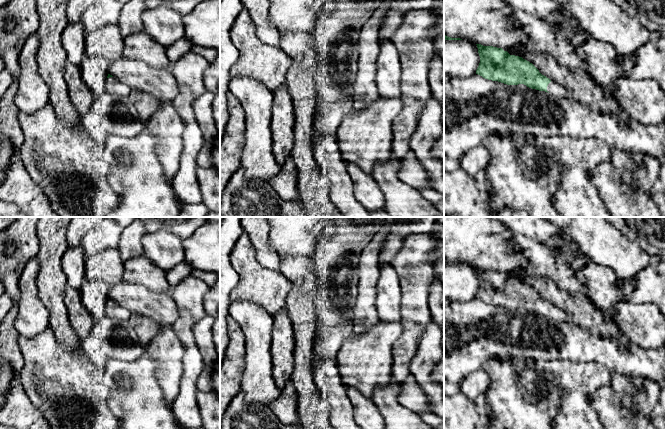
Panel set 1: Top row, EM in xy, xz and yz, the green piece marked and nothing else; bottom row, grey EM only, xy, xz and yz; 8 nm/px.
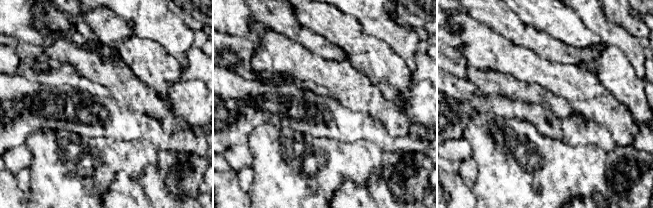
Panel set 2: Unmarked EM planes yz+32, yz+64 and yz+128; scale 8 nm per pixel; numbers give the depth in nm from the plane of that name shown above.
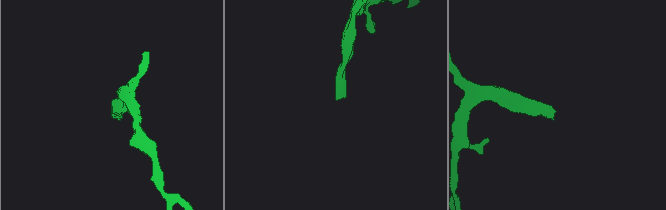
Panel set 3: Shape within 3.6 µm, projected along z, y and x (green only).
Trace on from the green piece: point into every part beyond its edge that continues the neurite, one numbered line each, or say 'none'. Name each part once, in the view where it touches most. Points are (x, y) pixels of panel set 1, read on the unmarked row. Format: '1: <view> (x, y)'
1: yz (558, 314)

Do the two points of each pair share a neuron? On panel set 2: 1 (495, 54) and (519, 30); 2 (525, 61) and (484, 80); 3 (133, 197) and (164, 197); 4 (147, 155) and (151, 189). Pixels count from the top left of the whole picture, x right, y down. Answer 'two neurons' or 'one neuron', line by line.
1: two neurons
2: two neurons
3: two neurons
4: two neurons

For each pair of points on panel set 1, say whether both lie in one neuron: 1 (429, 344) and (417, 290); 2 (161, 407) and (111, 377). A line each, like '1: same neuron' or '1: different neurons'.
1: different neurons
2: same neuron

